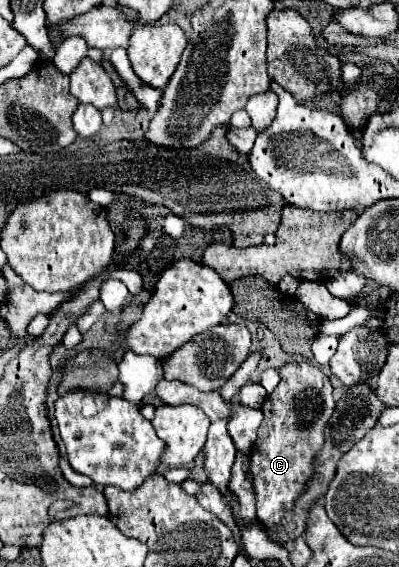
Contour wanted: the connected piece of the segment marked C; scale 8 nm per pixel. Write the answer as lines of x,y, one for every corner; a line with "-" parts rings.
306,361
286,363
278,369
278,373
280,373
278,387
262,403
264,421
258,429
258,439
252,447
254,451
250,457
257,517
264,527
280,525
280,517
284,517
284,513
292,509
296,497
300,497
300,493
304,491
304,485
312,479
312,457
320,451
320,445
324,445
324,425
328,423
328,417
334,413
334,407
336,407
336,401
332,395
332,383
320,371
320,367

